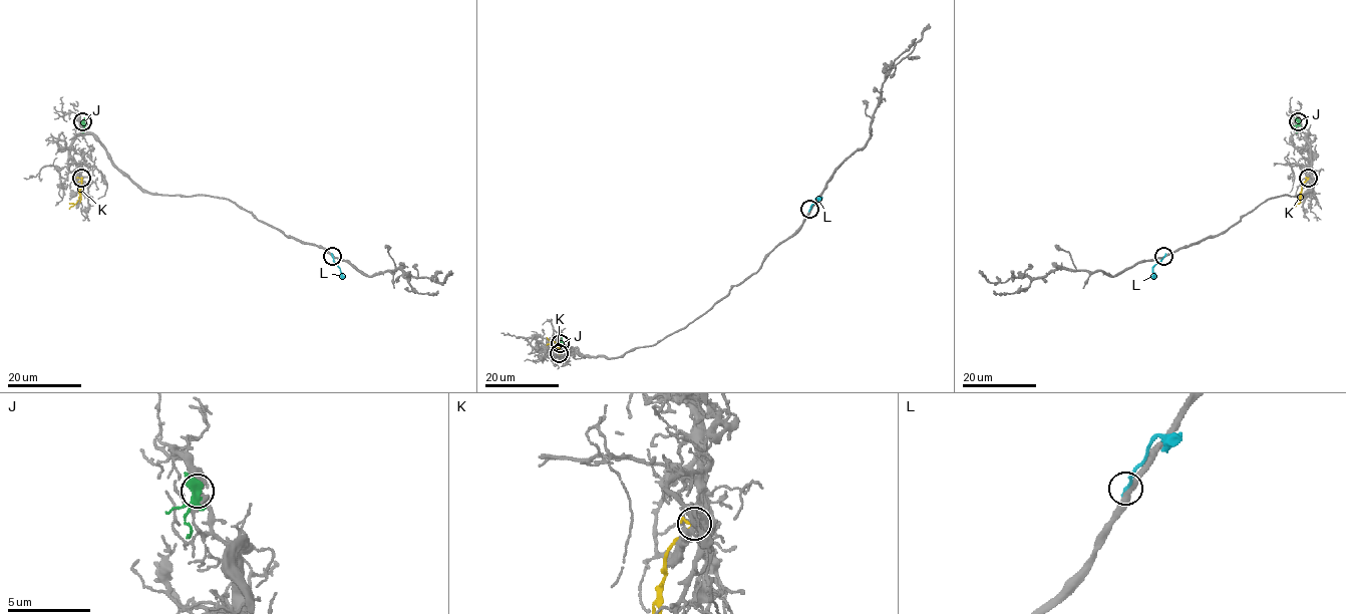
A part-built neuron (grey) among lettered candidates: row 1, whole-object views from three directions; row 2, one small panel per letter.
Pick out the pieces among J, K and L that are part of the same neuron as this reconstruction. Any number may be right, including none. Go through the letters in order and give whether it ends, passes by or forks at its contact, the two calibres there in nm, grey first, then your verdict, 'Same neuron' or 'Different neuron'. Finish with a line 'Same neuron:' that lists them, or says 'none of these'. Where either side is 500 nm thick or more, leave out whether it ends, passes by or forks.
J: It forks there. Thickness 340 nm (grey) against 380 nm. Different neuron
K: It forks there. Thickness 200 nm (grey) against 130 nm. Same neuron
L: It ends there. Thickness 360 nm (grey) against 220 nm. Different neuron
Same neuron: K

